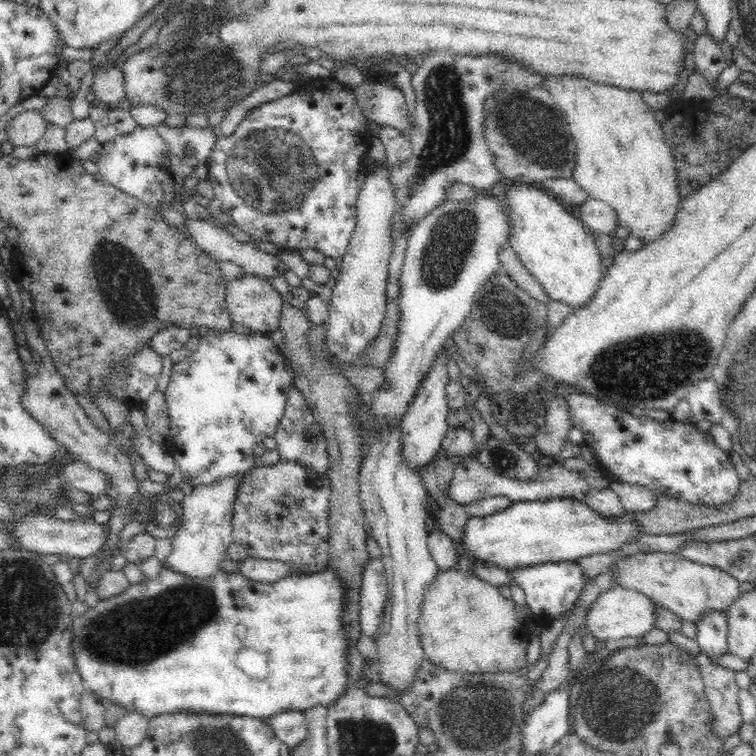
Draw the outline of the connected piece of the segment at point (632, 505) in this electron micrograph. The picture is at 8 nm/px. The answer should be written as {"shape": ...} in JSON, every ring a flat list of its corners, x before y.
{"shape":[[616,480,609,486,616,491,626,511,646,512,656,506,657,494,650,488]]}

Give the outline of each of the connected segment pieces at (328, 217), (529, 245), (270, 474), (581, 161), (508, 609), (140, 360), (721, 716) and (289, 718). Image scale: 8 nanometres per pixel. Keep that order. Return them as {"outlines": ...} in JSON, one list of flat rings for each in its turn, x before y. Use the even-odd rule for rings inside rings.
{"outlines":[[[332,77,309,78,293,93,274,101,267,101,252,107,232,134,215,137,215,143,207,156,207,180,213,186,213,198,229,214,231,223,252,236,254,242,270,242,278,249,306,250,313,248,326,257,340,260,346,252,355,229,355,198,360,182,356,179,362,162,369,150,372,137,368,132,367,118,362,114,352,88,339,83],[284,128,298,134,314,152,318,164,318,180,306,202,296,212,282,214,260,214,246,206,230,188,226,174,226,160,236,140,244,138,252,130]],[[518,183,511,188,508,187,504,201,508,205,510,225,512,225,509,244,517,252,523,267,544,289,548,299,568,305,572,313,588,307,594,296,599,292,598,288,602,278,604,278,606,268,602,265,603,257,596,247,596,241,584,226,584,223,568,213,560,204,558,197,552,196,538,186,532,188]],[[278,461,273,465,257,464,239,478,231,508,233,542,245,548,252,558,288,562,304,574,325,571,324,564,330,552,328,528,331,488,327,478,306,470,295,462]],[[562,76,558,80,548,80,546,82,548,91,556,100,556,103,560,105,562,111,566,115,568,121,569,131,574,138,576,147,576,160,571,174,571,177,575,180,580,188,586,194,587,198,594,198,600,202,605,202,617,216,617,224,619,226,625,226,628,234,634,238,638,238,643,245,650,244,654,240,658,240,660,236,664,236,664,232,668,232,672,226,674,226,674,220,676,220,676,212,678,212,678,204,681,202,680,191,678,191,677,181,677,160,674,159,673,149,670,148,670,144,665,140,665,131,661,121,661,116,655,116,656,110,650,108,640,96,640,91,626,90,622,88,612,87,610,85,600,85,586,81,585,78,578,78,577,76]],[[463,563,439,571,427,586,418,619,420,642,430,662,455,673,525,670,526,643,530,631,516,617,516,605,503,595,503,590,484,582]],[[149,343,129,359,129,364,124,370,116,372,116,376,110,382,110,391,119,400,145,401,156,392,162,368,162,359,152,352]],[[705,652,696,654,698,667,704,677,705,693,714,713,714,731,727,737,740,728,743,719,738,709,738,683,736,671,714,665]],[[278,712,272,718,262,719,274,728,278,740,291,748,298,746,307,735,307,722,303,712]]]}

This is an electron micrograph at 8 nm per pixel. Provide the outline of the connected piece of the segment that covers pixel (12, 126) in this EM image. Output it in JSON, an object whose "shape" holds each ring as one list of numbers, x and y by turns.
{"shape":[[28,110,12,118,8,125,9,142,15,146,32,146,46,134,48,123,40,112]]}

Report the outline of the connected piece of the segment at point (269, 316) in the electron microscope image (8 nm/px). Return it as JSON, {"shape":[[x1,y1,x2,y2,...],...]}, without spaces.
{"shape":[[252,274,230,279,225,289,225,304,230,319,252,332,276,331,282,302,283,296]]}

